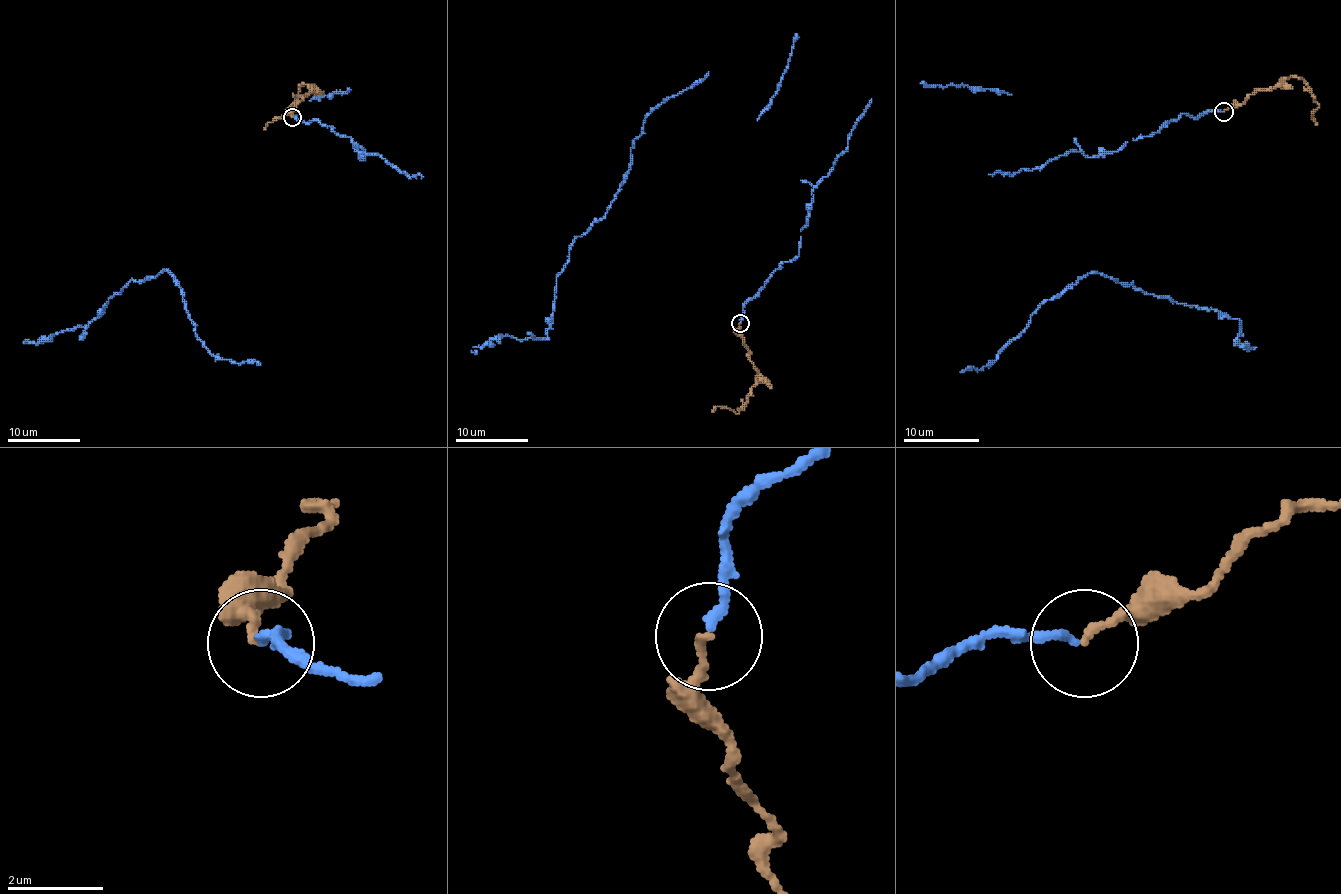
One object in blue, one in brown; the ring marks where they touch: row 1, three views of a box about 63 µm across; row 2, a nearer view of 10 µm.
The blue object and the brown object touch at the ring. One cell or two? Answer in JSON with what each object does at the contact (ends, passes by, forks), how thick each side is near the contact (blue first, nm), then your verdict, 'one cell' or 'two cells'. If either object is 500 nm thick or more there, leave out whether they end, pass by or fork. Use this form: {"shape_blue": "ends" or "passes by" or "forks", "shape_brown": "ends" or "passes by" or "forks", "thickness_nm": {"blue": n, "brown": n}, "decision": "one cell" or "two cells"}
{"shape_blue": "ends", "shape_brown": "ends", "thickness_nm": {"blue": 190, "brown": 180}, "decision": "one cell"}

